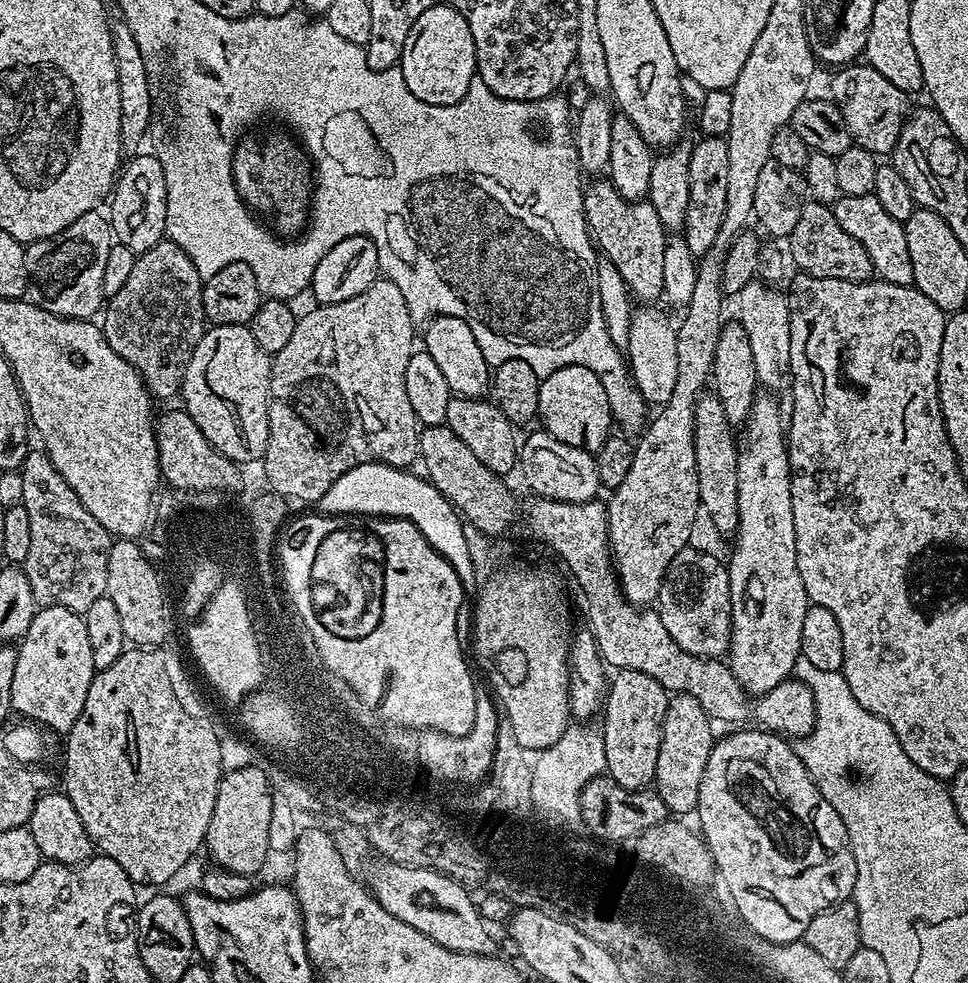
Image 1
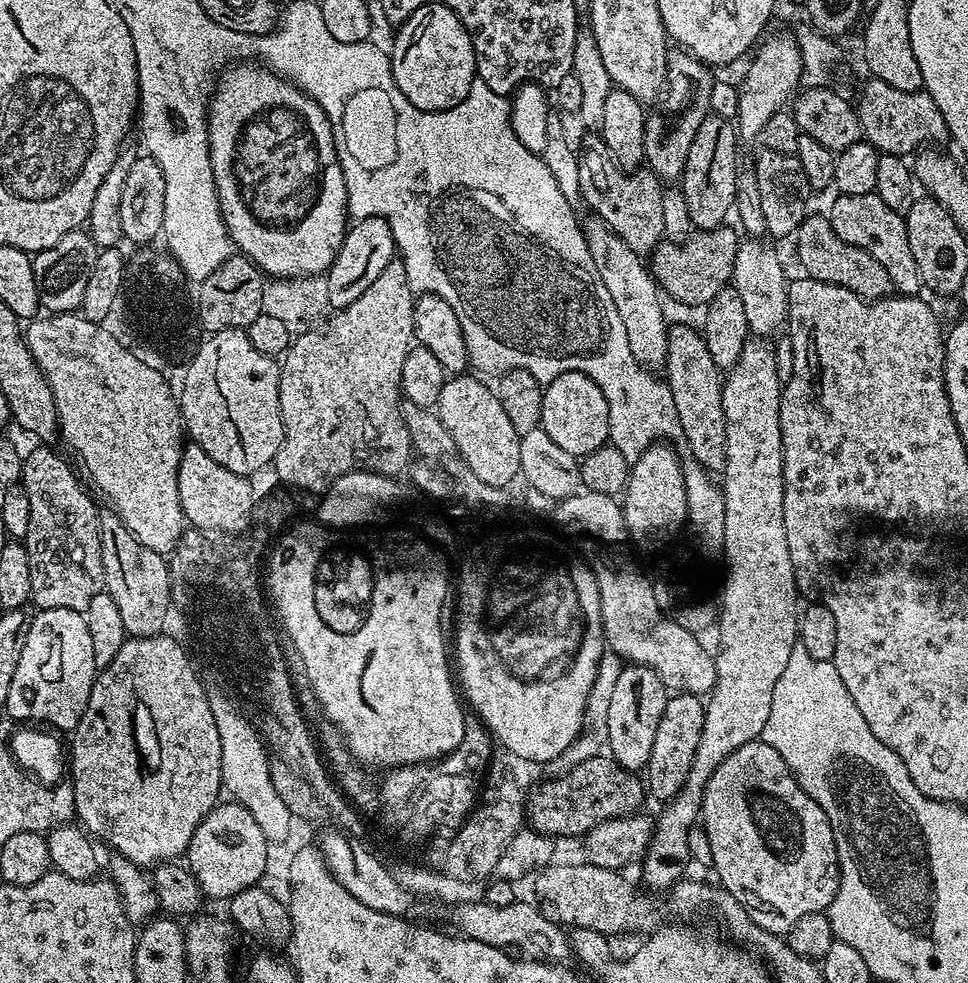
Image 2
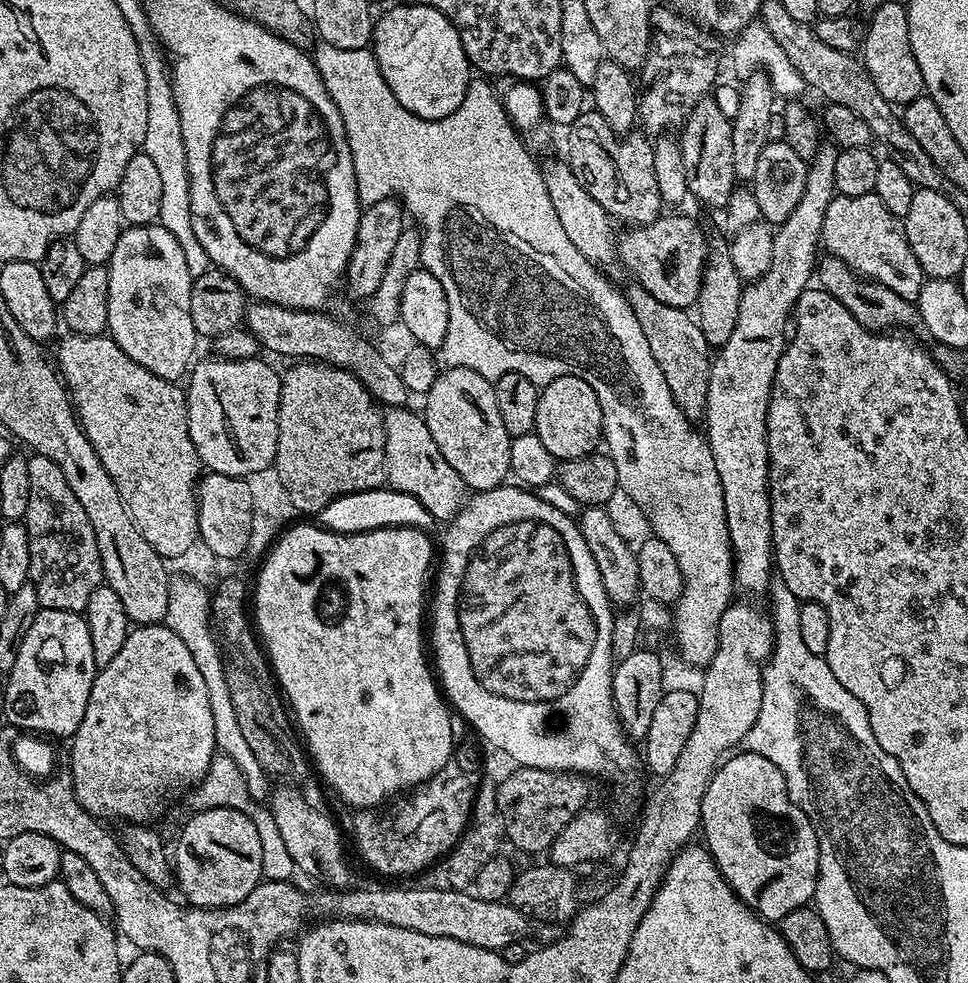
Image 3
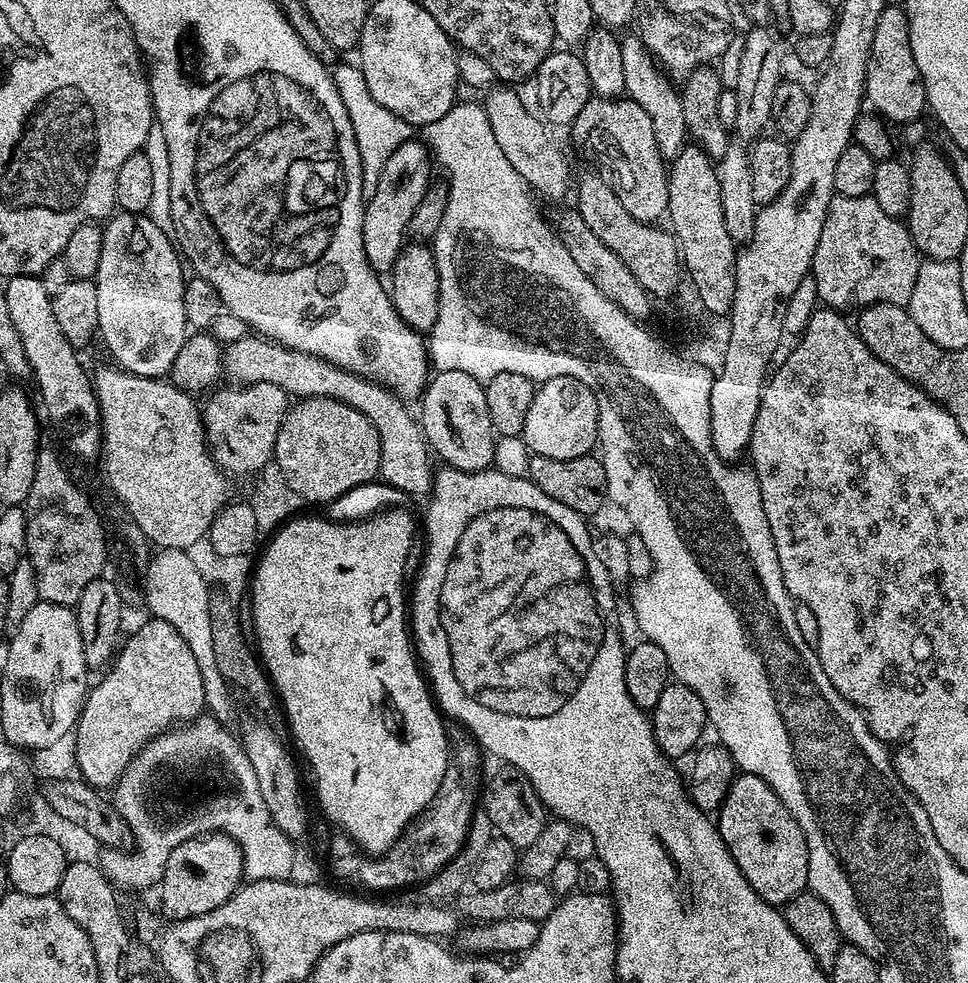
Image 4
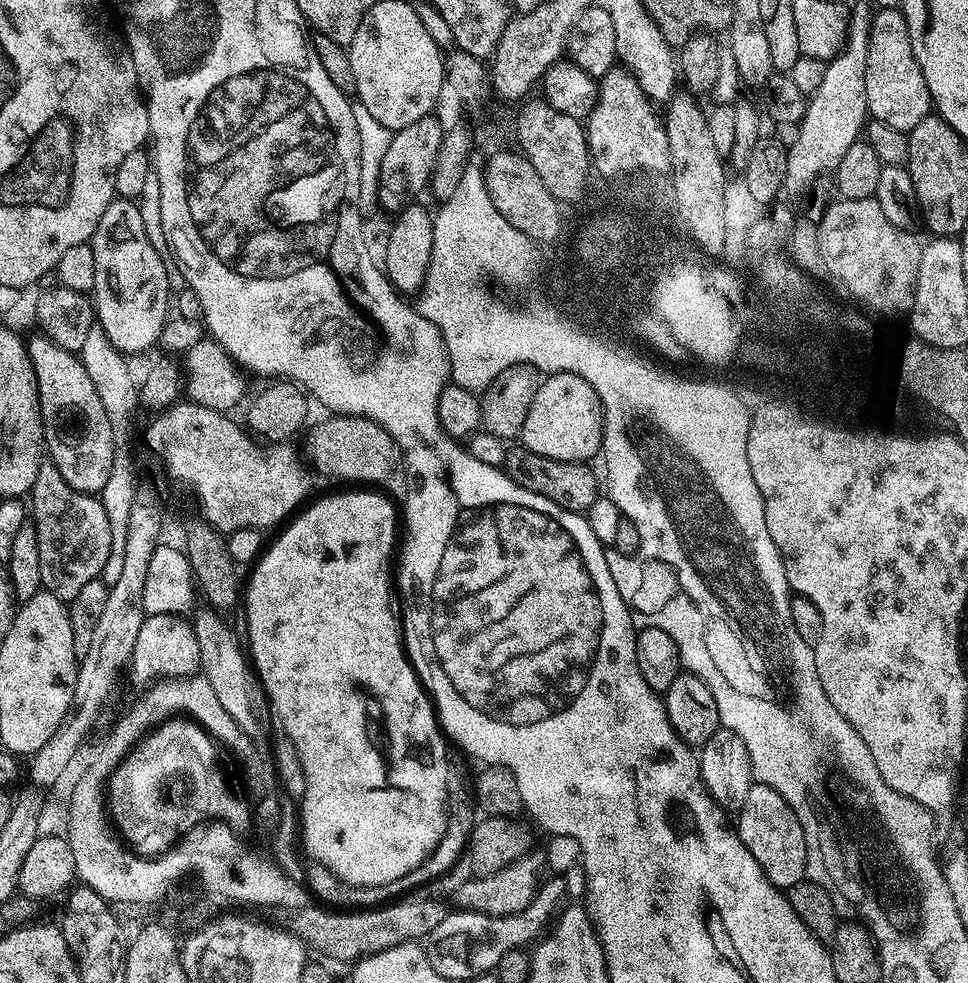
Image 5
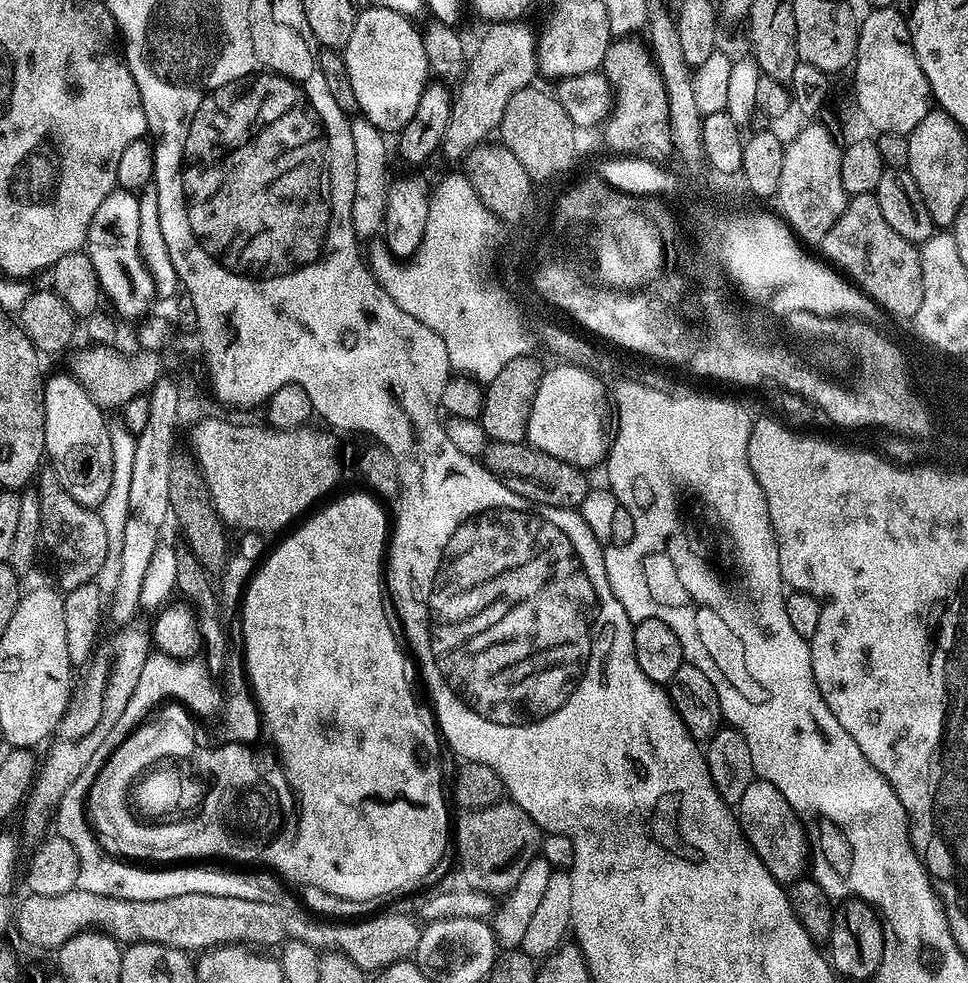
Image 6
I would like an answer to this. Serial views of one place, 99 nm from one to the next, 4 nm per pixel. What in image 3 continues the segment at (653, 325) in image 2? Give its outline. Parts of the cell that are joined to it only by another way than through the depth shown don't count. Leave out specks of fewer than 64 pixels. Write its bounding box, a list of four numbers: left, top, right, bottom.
[544,160,617,268]

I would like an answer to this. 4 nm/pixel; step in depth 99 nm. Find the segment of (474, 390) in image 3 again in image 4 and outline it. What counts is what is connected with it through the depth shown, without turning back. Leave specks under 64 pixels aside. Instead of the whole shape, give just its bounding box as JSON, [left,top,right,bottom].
[418,370,497,472]

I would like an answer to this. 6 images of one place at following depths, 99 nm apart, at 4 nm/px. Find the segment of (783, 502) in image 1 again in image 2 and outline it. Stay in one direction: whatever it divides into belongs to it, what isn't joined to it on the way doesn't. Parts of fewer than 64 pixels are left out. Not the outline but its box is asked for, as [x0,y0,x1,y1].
[642,338,798,889]

